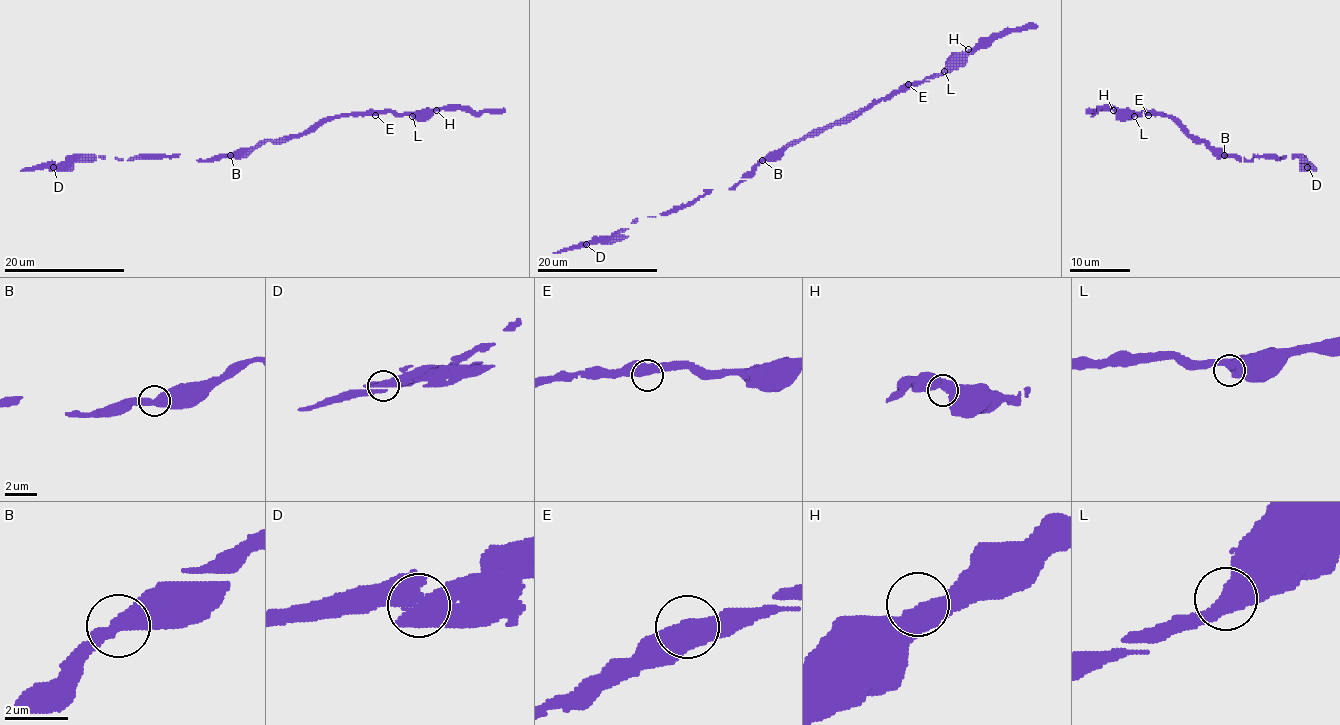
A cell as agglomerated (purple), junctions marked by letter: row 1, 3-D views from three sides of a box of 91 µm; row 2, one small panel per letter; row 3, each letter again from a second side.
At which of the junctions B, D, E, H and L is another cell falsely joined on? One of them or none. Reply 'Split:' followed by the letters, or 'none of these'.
Split: D

